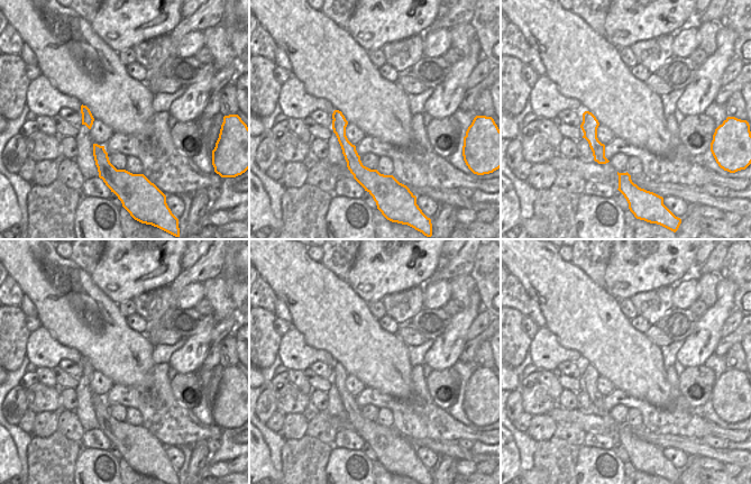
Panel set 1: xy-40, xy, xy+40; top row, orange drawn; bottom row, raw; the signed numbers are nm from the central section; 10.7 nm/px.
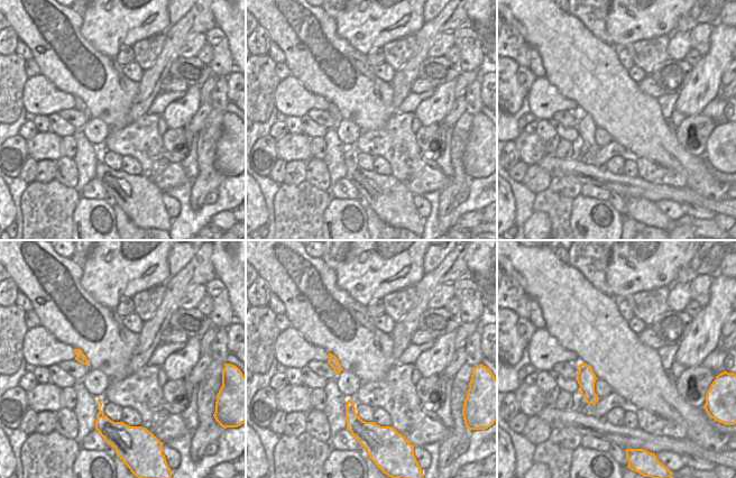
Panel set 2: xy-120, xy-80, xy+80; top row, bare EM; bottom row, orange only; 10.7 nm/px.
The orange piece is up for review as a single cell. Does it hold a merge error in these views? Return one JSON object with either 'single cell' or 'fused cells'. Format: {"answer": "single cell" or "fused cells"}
{"answer": "single cell"}

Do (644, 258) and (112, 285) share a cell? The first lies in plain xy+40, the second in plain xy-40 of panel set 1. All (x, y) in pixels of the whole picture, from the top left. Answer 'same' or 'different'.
same

